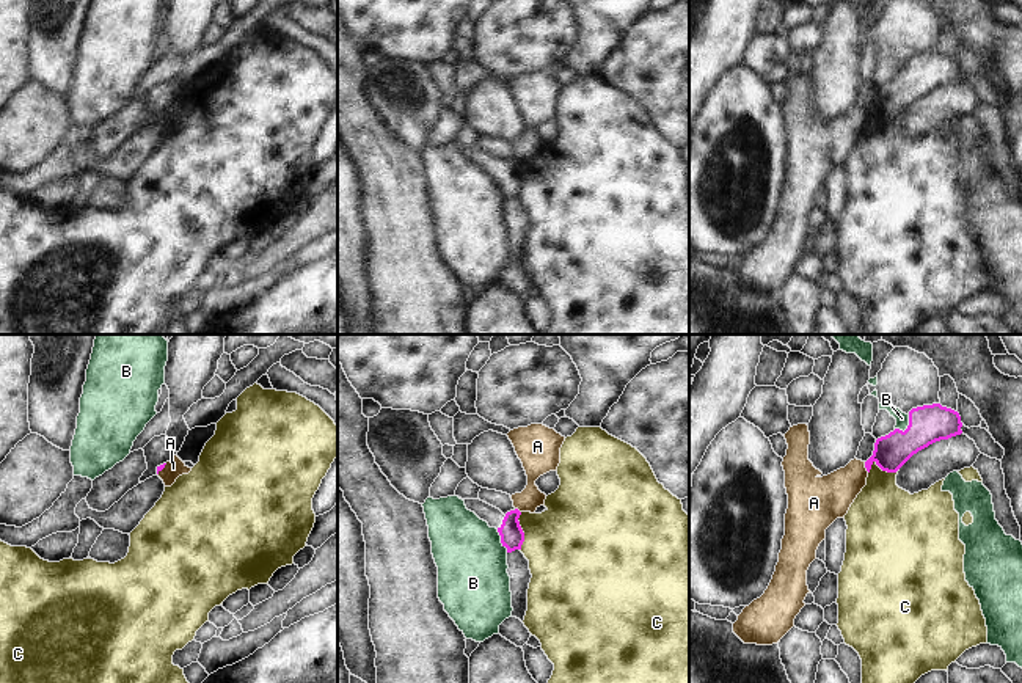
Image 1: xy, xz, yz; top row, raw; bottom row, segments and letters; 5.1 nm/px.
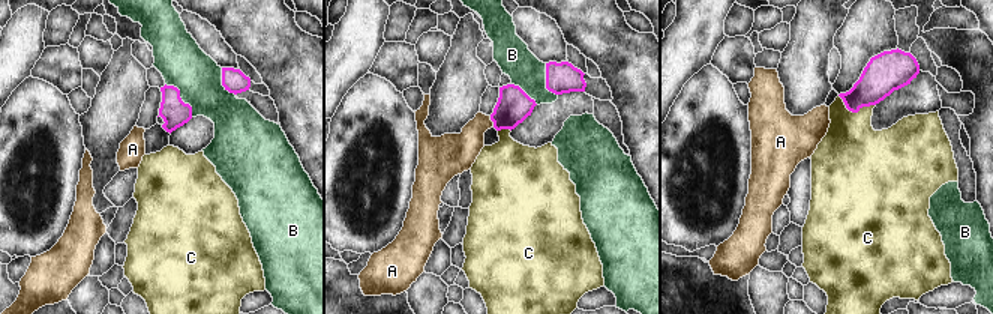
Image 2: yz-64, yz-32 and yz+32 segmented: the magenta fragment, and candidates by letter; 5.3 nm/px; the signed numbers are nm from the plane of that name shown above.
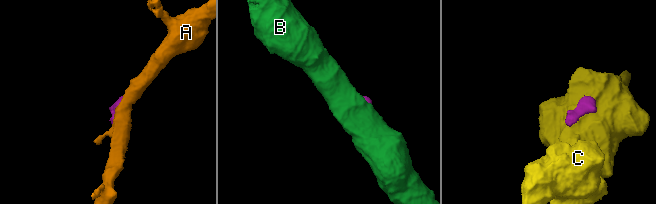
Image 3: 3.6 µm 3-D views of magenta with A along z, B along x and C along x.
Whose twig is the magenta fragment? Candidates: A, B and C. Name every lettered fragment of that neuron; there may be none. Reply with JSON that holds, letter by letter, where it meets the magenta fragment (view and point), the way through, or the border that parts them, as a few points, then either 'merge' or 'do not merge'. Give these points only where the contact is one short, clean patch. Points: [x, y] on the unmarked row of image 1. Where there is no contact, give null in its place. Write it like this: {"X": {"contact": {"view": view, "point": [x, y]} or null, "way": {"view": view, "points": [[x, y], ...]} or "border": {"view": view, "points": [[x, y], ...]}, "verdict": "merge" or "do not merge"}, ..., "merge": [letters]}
{"A": {"contact": {"view": "yz", "point": [865, 115]}, "border": {"view": "yz", "points": [[864, 110], [868, 120]]}, "verdict": "do not merge"}, "B": {"contact": {"view": "yz", "point": [908, 76]}, "verdict": "do not merge"}, "C": {"contact": {"view": "yz", "point": [881, 116]}, "verdict": "do not merge"}, "merge": []}

